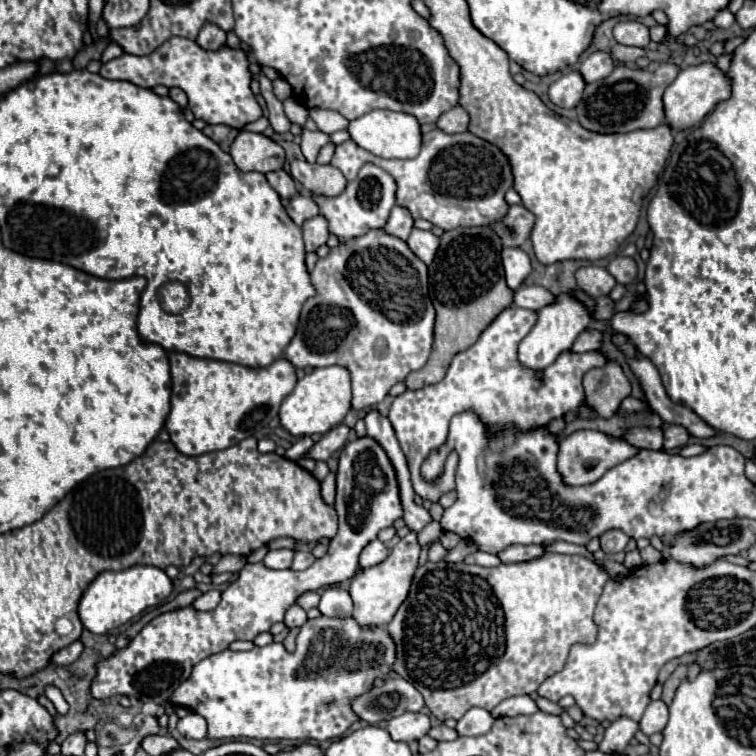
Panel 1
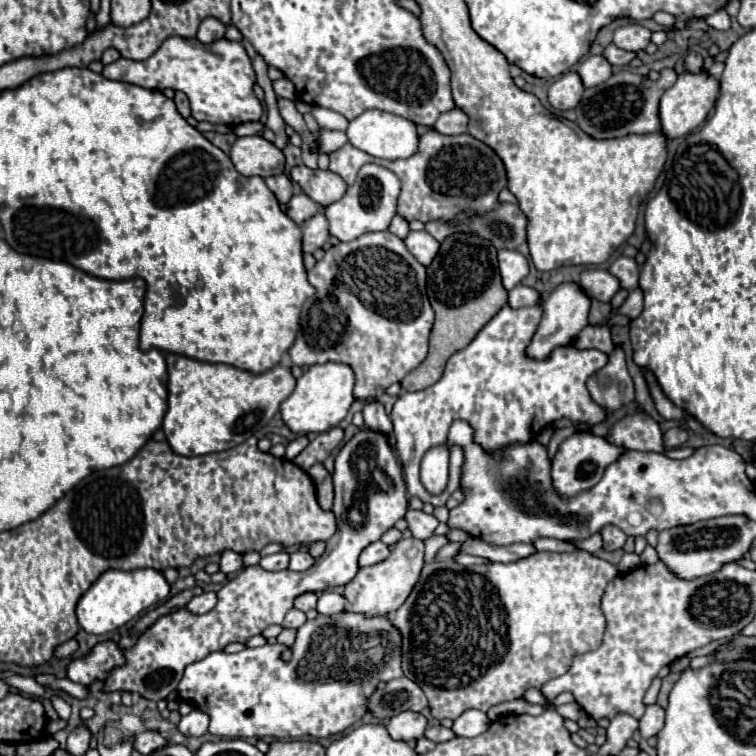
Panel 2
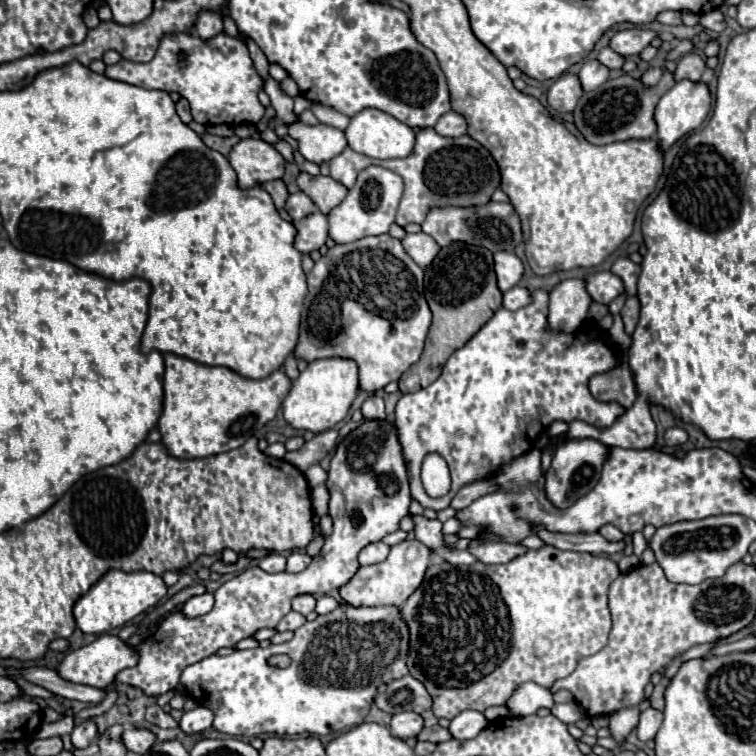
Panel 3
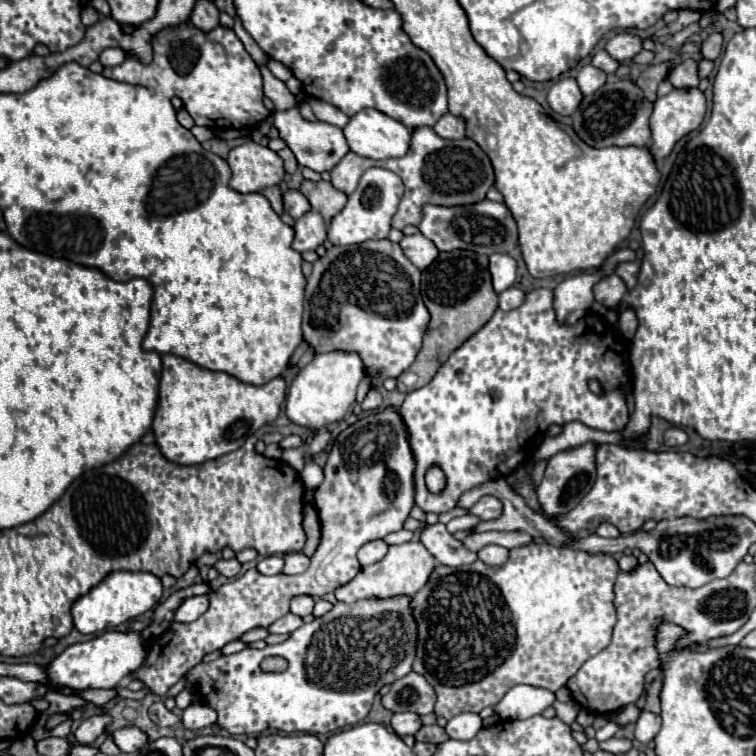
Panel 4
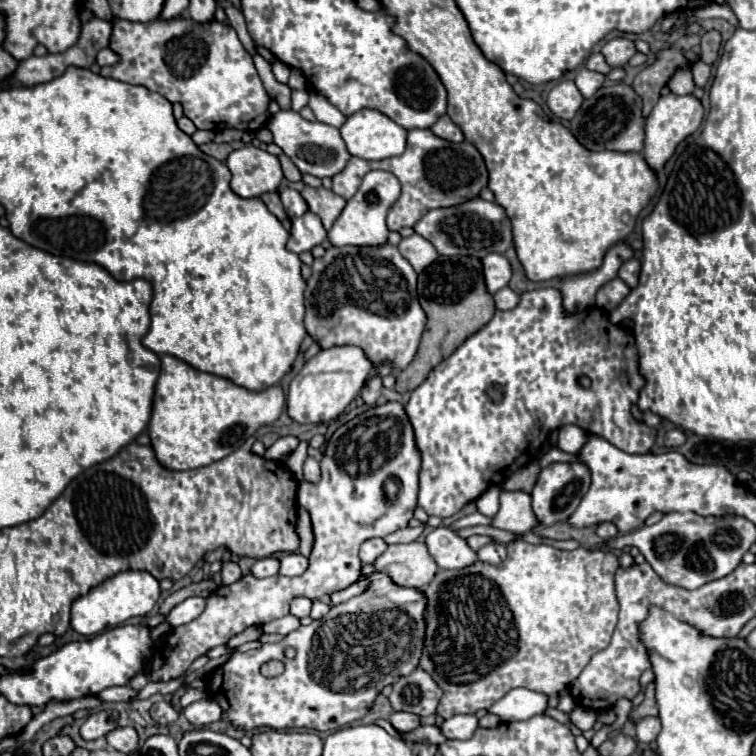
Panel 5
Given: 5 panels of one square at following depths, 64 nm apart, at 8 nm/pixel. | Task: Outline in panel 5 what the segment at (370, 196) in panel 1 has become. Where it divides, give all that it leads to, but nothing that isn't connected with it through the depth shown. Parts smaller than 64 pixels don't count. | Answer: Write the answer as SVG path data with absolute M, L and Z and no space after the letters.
M370 170L358 192L348 200L346 208L342 210L342 214L336 218L334 226L328 230L328 240L334 246L376 246L376 244L384 244L388 240L388 226L386 226L386 214L390 212L390 206L394 206L394 202L400 196L400 182L398 178L394 178L394 174L386 172L386 170Z

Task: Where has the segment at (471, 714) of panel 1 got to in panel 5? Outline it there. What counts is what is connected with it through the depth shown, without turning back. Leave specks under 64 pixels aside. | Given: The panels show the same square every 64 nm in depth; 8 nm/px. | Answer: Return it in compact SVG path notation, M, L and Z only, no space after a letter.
M460 714L448 718L442 724L442 734L454 740L468 740L474 736L476 728L478 728L478 718L474 714Z

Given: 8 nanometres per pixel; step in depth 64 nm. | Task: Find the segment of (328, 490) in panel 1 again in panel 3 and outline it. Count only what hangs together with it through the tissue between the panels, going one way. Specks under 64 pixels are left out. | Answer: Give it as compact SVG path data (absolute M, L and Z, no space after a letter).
M320 484L312 490L312 506L314 506L314 512L316 516L324 516L326 514L326 506L328 506L328 500L330 500L330 494L326 490L326 484Z

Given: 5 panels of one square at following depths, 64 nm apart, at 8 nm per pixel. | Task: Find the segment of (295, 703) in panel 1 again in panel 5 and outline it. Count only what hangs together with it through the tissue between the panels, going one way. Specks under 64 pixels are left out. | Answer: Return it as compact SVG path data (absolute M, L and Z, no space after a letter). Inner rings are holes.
M362 566L362 574L372 582L364 594L344 604L332 606L324 618L312 620L308 626L300 626L282 642L264 644L258 650L234 652L210 674L206 680L206 692L220 704L222 722L230 722L244 732L266 726L274 730L312 728L318 732L334 732L336 728L364 718L384 686L394 684L400 676L406 676L418 668L424 646L424 594L412 588L396 586L386 574L376 572L374 566ZM290 646L296 650L294 658L286 658L284 654L284 650ZM268 660L282 660L286 664L286 670L276 678L264 678L260 674L260 666Z

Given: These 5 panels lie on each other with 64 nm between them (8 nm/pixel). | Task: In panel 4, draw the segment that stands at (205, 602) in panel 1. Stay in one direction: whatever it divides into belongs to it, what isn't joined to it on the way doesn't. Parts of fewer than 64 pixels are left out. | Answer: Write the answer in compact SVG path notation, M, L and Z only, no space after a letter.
M208 594L192 596L192 598L188 598L180 604L180 608L174 614L174 620L176 622L192 622L198 616L202 616L208 610L208 606L210 606L210 596Z

